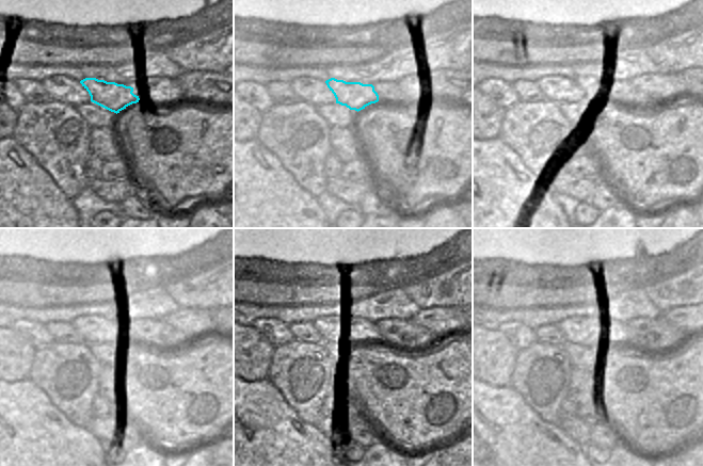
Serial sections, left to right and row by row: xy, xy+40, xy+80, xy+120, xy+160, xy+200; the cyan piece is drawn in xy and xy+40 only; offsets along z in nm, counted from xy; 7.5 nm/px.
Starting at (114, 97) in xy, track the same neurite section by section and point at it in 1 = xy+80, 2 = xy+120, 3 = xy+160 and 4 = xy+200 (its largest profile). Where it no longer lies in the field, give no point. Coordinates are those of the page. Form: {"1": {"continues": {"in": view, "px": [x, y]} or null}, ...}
{"1": {"continues": {"in": "xy+80", "px": [596, 94]}}, "2": {"continues": {"in": "xy+120", "px": [132, 335]}}, "3": {"continues": {"in": "xy+160", "px": [371, 331]}}, "4": {"continues": {"in": "xy+200", "px": [608, 330]}}}

